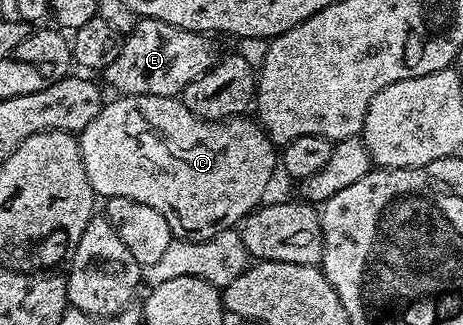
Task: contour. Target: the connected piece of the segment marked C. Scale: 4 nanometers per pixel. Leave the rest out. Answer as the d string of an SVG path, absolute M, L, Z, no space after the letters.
M117 95L114 98L102 104L99 115L79 134L83 167L98 198L122 197L147 203L147 207L155 207L167 219L174 238L187 241L209 240L225 229L240 226L262 204L261 196L268 191L273 172L279 169L279 149L252 116L205 121L187 111L177 97Z

